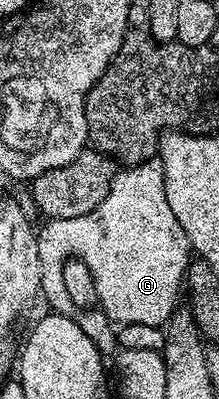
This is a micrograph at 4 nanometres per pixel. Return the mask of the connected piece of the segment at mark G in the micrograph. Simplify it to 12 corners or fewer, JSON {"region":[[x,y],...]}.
{"region":[[164,165],[117,171],[86,216],[36,238],[40,291],[64,305],[86,264],[115,324],[163,327],[191,246]]}

